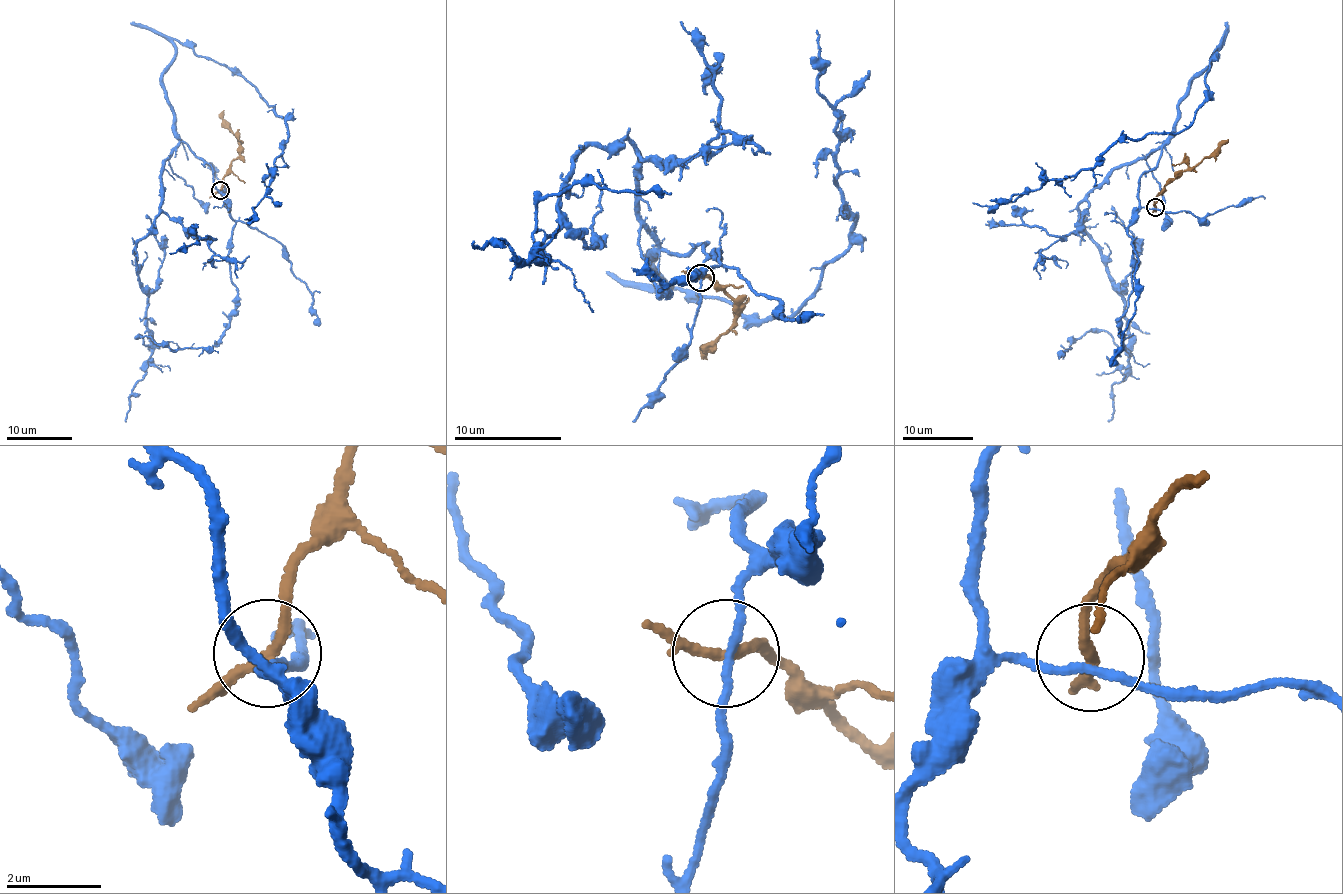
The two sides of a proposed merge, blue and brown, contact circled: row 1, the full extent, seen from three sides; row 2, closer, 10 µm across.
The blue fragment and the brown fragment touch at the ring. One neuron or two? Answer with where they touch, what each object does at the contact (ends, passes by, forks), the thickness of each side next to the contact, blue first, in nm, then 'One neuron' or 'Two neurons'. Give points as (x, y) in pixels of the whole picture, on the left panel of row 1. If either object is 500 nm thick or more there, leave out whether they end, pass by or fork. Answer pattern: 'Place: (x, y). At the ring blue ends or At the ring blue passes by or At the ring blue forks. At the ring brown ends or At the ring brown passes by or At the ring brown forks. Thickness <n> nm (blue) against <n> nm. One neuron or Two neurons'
Place: (220, 190). At the ring blue passes by. At the ring brown passes by. Thickness 160 nm (blue) against 200 nm. Two neurons

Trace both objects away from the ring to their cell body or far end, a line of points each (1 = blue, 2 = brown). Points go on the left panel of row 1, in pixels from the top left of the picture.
1: (220, 190), (175, 129), (163, 79), (176, 41), (235, 69), (286, 118), (270, 189), (245, 220)
2: (220, 190), (230, 164), (241, 150), (223, 111)

